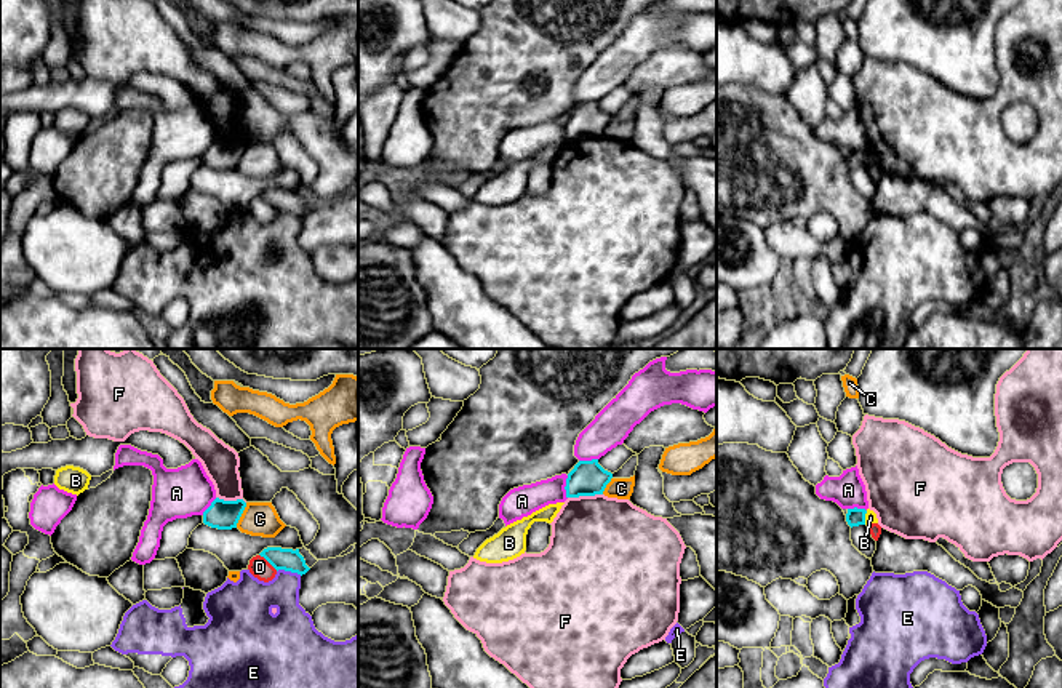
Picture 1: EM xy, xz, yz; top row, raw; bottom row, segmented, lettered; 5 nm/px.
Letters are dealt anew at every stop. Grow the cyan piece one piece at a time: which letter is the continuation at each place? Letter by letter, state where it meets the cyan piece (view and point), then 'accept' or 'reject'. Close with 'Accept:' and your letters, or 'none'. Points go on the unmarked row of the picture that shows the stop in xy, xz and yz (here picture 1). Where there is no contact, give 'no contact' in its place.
A: meets cyan in xz at (565, 128); reject
B: meets cyan in yz at (864, 159); reject
C: meets cyan in xy at (240, 157); reject
D: meets cyan in xy at (269, 204); reject
E: meets cyan in xy at (290, 212); reject
F: meets cyan in xz at (584, 136); reject
Accept: none

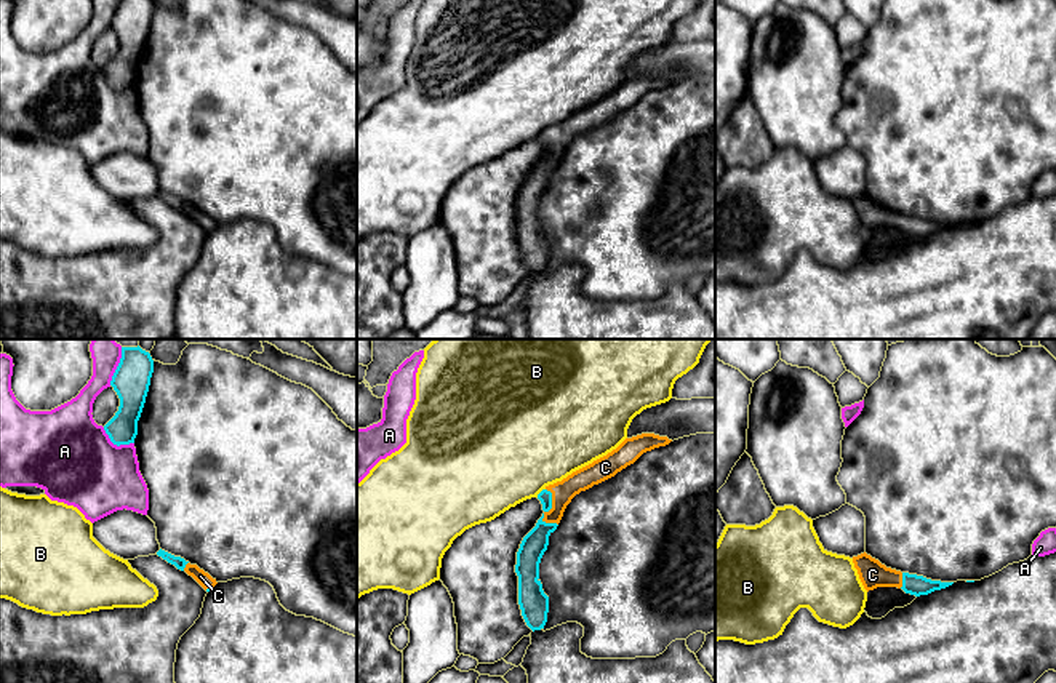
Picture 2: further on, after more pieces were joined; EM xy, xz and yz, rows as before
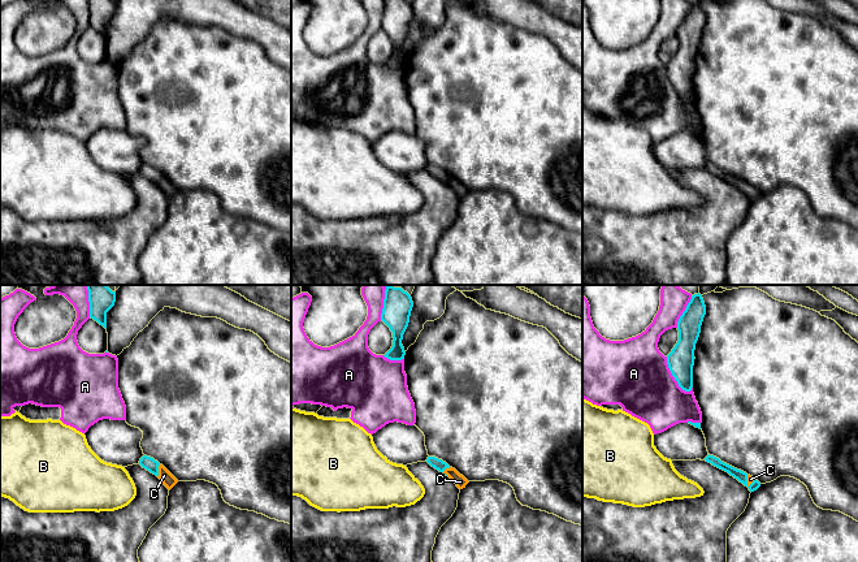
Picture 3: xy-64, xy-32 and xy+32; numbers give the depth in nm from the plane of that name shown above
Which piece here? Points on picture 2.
A: meets cyan in xy at (116, 85); reject
B: meets cyan in xz at (540, 135); reject
C: meets cyan in xz at (548, 152); accept
Accept: C

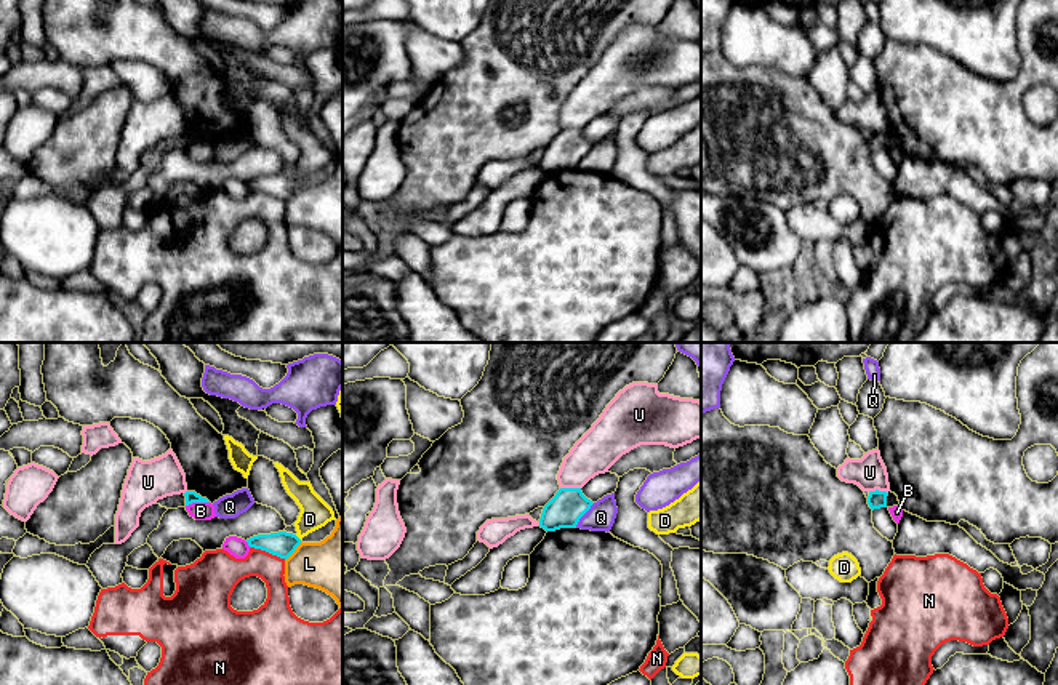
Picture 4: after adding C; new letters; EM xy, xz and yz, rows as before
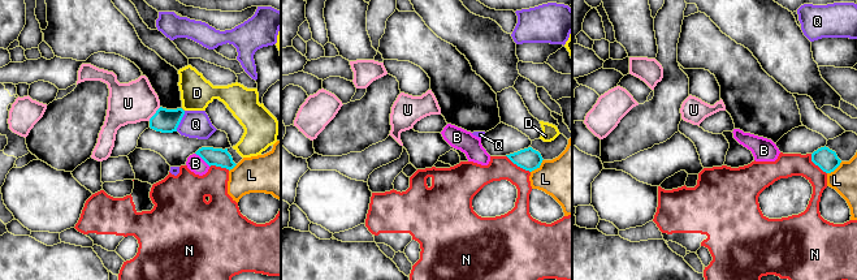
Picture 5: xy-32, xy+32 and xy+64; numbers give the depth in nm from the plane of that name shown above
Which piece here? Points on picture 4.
B: meets cyan in xy at (197, 143); reject
D: meets cyan in xy at (298, 180); reject
L: meets cyan in xy at (295, 191); reject
N: meets cyan in xy at (268, 192); reject
Q: meets cyan in xz at (585, 154); reject
U: meets cyan in xz at (570, 130); reject
Accept: none

